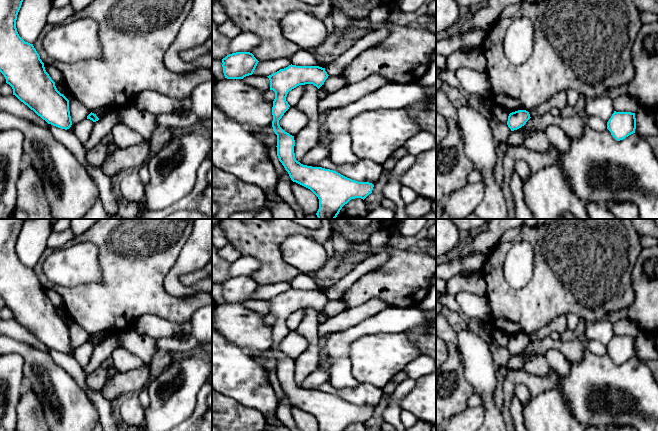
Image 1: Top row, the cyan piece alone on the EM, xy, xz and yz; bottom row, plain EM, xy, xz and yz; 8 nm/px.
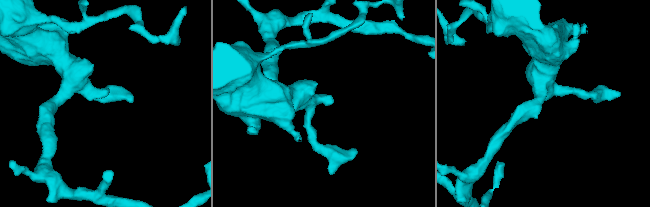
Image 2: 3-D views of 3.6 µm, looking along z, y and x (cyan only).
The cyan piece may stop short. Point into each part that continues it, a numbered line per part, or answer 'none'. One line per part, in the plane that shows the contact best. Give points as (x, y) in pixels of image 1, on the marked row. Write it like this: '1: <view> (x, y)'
none

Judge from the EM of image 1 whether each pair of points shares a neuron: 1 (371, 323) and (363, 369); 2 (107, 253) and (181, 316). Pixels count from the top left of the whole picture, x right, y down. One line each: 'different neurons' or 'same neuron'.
1: different neurons
2: same neuron

